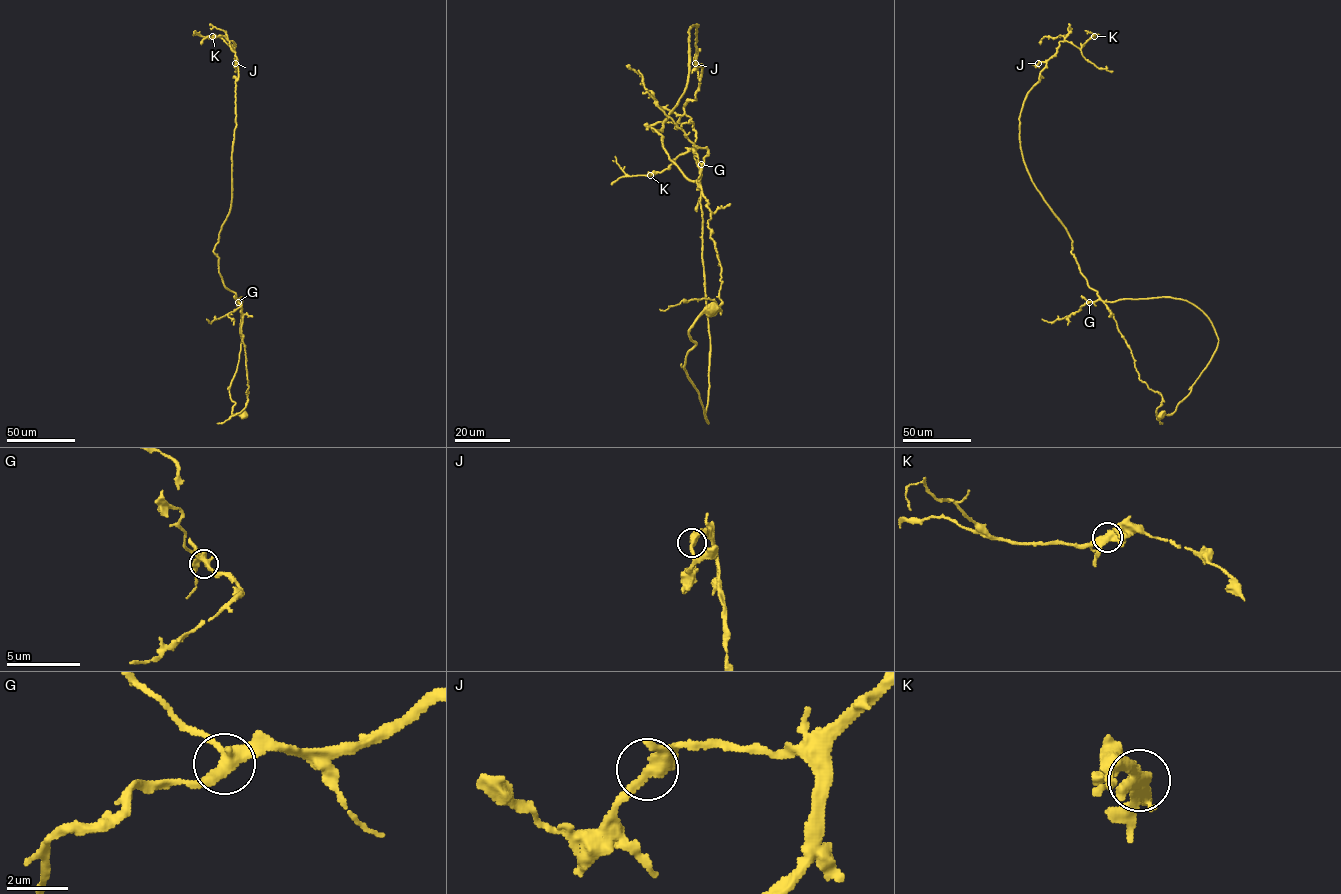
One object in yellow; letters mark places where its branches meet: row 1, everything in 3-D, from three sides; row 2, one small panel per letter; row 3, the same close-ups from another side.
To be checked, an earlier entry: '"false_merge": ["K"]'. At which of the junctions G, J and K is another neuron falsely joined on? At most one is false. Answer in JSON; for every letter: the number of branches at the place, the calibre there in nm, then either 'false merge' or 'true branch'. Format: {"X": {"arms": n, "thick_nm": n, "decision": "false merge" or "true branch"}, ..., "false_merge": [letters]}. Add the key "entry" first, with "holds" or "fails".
{"entry": "holds", "G": {"arms": 3, "thick_nm": 320, "decision": "true branch"}, "J": {"arms": 3, "thick_nm": 320, "decision": "true branch"}, "K": {"arms": 4, "thick_nm": 400, "decision": "false merge"}, "false_merge": ["K"]}

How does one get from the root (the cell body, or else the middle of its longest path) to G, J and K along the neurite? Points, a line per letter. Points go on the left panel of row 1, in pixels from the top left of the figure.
G: (243, 414), (232, 414), (235, 403), (229, 393), (241, 342), (241, 297), (238, 302)
J: (243, 414), (232, 414), (229, 393), (242, 299), (224, 285), (213, 252), (231, 203), (235, 63)
K: (243, 414), (229, 393), (242, 299), (213, 252), (230, 208), (238, 70), (234, 42), (212, 36)

